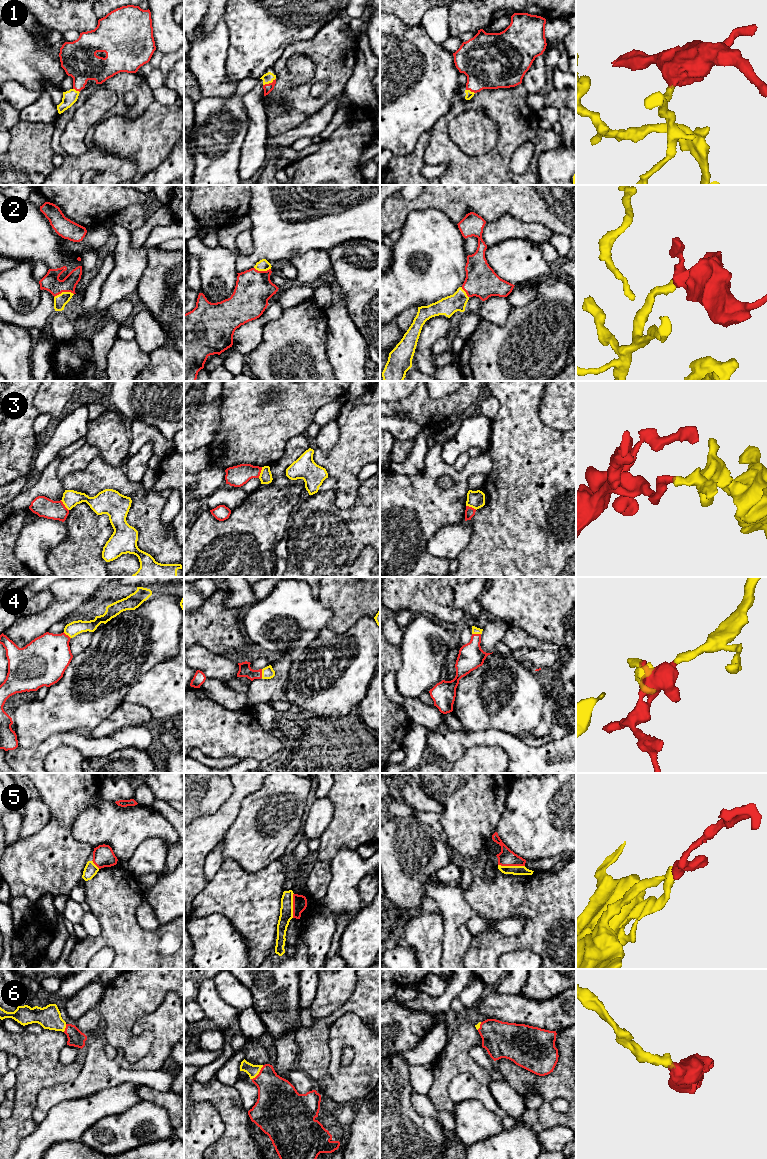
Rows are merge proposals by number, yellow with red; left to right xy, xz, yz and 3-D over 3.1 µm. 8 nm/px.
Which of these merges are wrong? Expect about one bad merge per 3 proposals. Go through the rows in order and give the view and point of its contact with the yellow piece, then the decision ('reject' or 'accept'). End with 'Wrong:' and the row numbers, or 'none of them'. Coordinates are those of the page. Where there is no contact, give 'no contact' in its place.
1: xz (269, 82) | accept
2: xy (63, 292) | accept
3: xz (261, 472) | reject
4: xz (262, 673) | accept
5: yz (511, 866) | reject
6: xz (258, 1073) | accept
Wrong: 3, 5

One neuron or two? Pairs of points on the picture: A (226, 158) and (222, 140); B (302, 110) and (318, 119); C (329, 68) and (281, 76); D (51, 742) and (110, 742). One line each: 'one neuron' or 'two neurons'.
A: one neuron
B: two neurons
C: one neuron
D: one neuron

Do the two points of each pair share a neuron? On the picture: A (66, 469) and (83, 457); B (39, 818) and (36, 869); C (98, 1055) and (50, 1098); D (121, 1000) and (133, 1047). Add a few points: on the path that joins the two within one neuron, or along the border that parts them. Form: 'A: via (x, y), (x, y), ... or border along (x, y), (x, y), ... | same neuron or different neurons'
A: via (70, 466), (79, 460) | same neuron
B: border along (50, 811), (50, 819), (41, 829), (19, 839) | different neurons
C: via (93, 1069), (73, 1089), (64, 1092) | same neuron
D: via (121, 1012), (123, 1036) | same neuron

